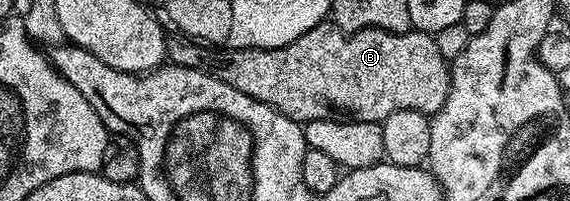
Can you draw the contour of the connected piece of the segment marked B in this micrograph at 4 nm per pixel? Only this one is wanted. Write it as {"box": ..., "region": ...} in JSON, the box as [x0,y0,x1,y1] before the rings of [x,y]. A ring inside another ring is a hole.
{"box":[166,21,451,124],"region":[[[323,21],[317,23],[312,30],[304,33],[300,37],[296,37],[296,41],[292,41],[283,47],[276,49],[260,49],[259,47],[245,47],[244,49],[218,49],[203,45],[201,42],[195,41],[189,37],[167,38],[166,41],[166,59],[173,66],[187,67],[188,69],[196,69],[197,71],[208,71],[215,75],[220,81],[224,81],[224,85],[232,85],[232,89],[240,89],[240,93],[244,93],[248,97],[252,97],[256,101],[260,101],[264,105],[268,105],[274,111],[278,111],[284,117],[294,119],[297,123],[307,124],[314,119],[333,119],[336,113],[342,117],[359,119],[360,121],[368,121],[369,123],[381,123],[387,119],[392,113],[400,113],[400,109],[416,109],[420,113],[433,116],[444,105],[444,101],[450,92],[450,72],[451,64],[440,53],[440,49],[436,49],[436,41],[434,35],[425,31],[415,31],[413,29],[397,35],[391,31],[381,31],[379,27],[365,27],[363,31],[351,31],[349,33],[341,31],[339,27],[335,27],[333,22]]]}

